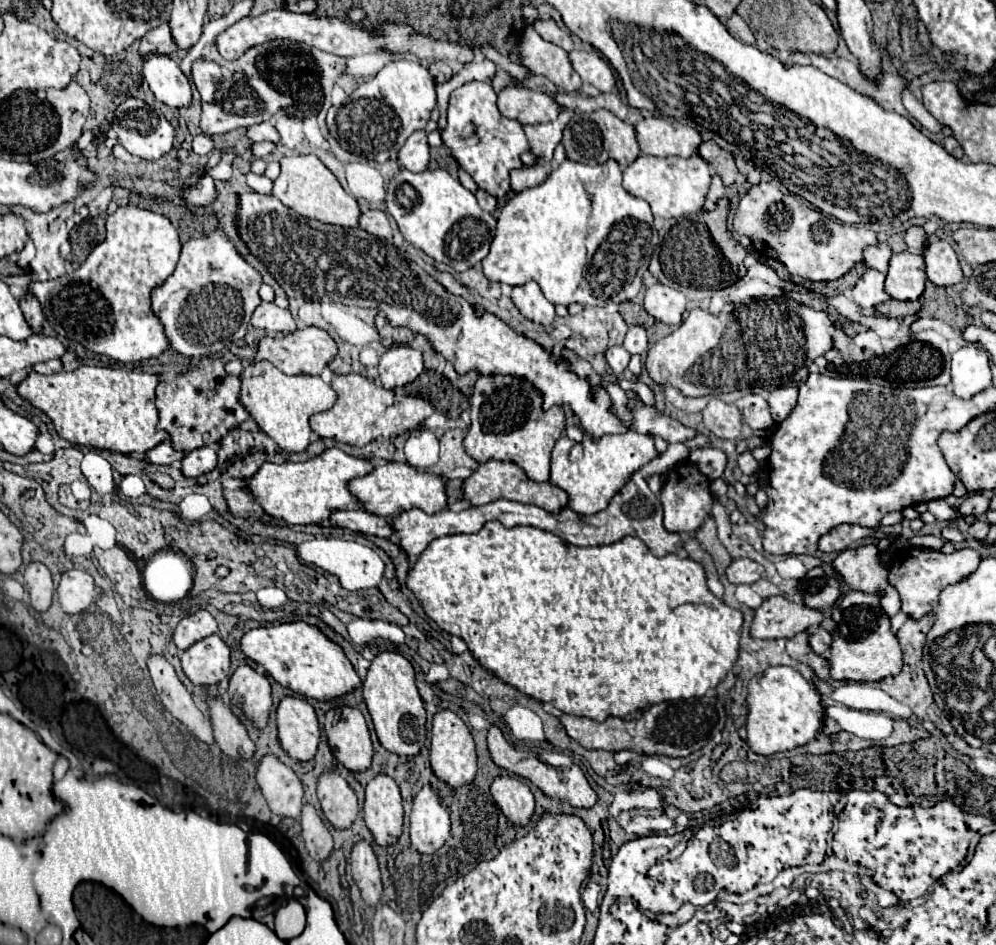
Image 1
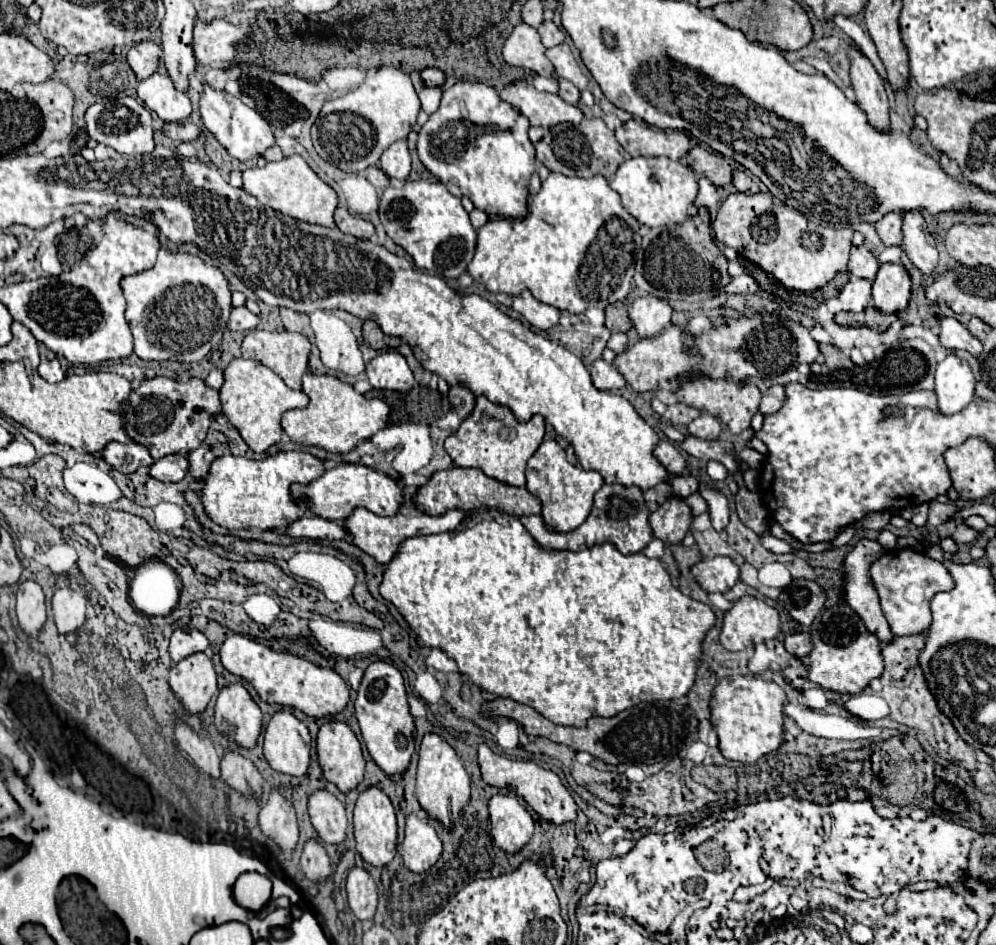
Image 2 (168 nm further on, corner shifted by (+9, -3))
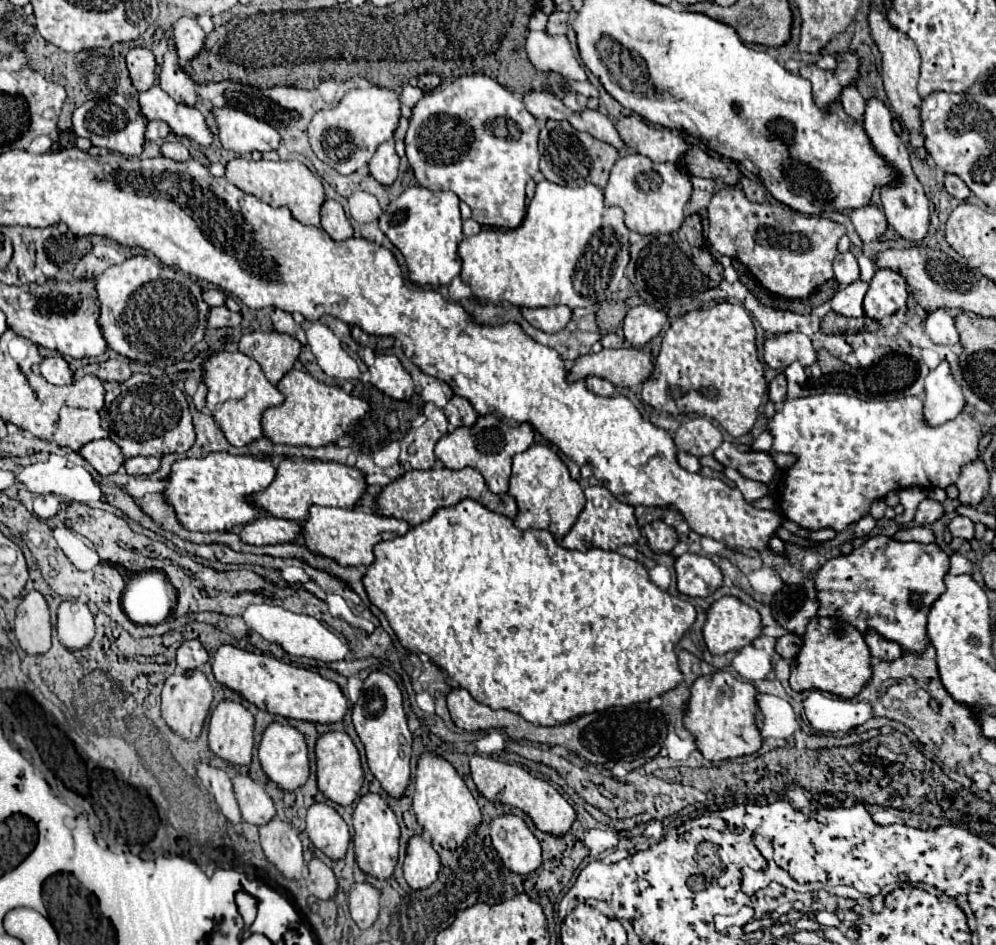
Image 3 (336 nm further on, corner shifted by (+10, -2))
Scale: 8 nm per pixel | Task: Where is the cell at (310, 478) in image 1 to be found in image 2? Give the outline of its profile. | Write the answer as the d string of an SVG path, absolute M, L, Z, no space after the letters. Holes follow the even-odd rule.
M278 452L262 460L250 460L242 456L220 456L210 464L208 476L200 490L204 512L228 530L262 528L262 530L284 530L290 522L308 514L306 500L296 504L290 498L292 482L312 482L322 474L322 460L304 452Z

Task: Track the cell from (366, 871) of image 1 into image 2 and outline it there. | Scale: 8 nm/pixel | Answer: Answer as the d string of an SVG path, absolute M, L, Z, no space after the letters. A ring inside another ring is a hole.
M352 868L348 872L346 892L348 892L348 906L354 912L354 916L362 922L372 920L378 904L378 888L364 868Z

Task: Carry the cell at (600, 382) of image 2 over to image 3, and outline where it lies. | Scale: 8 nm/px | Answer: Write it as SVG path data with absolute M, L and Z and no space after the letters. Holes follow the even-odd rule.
M585 377L585 383L587 383L587 389L597 393L597 395L603 395L603 397L609 397L615 393L615 387L611 381L605 381L601 377Z

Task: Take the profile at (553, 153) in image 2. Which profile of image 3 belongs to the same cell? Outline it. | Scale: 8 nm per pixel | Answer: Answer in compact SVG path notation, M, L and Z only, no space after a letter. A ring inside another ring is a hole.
M549 121L539 135L539 153L541 153L541 171L545 179L567 185L581 187L583 183L593 183L597 187L605 187L609 181L609 171L619 159L619 153L613 145L595 139L591 133L577 131L569 121Z

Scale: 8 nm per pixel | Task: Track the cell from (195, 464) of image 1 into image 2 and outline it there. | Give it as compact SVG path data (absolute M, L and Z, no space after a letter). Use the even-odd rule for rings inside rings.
M182 454L164 456L148 468L148 474L162 482L178 482L184 478L186 472L188 472L188 462L186 462L186 456Z

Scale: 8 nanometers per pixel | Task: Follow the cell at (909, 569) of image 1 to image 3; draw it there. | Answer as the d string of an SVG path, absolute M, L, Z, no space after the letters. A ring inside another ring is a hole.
M871 537L861 547L853 549L849 555L839 555L829 559L815 575L819 615L843 617L851 621L859 631L875 629L885 639L897 641L911 653L921 653L927 645L927 613L933 601L945 591L943 577L949 571L949 555L937 543L901 543L891 537Z

